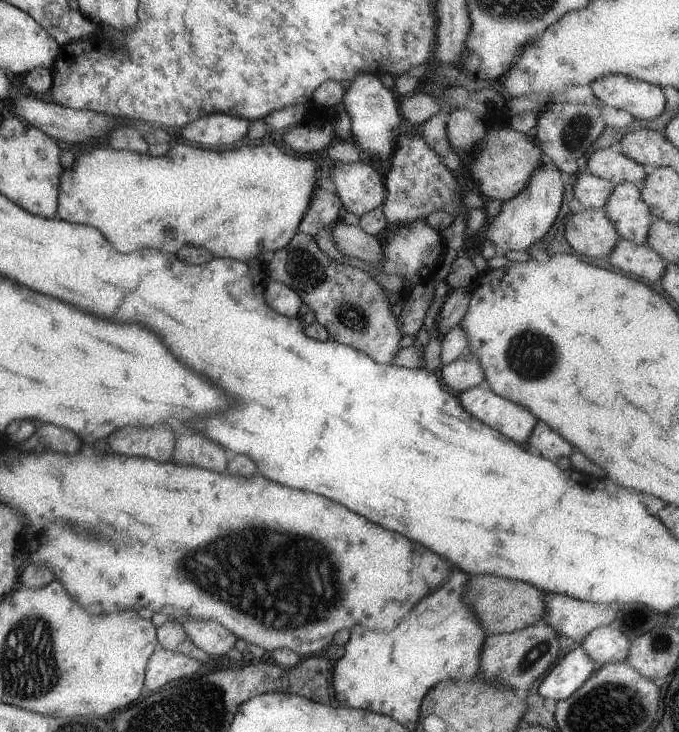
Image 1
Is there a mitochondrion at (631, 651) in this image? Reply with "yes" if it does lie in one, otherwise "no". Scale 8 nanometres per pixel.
no

